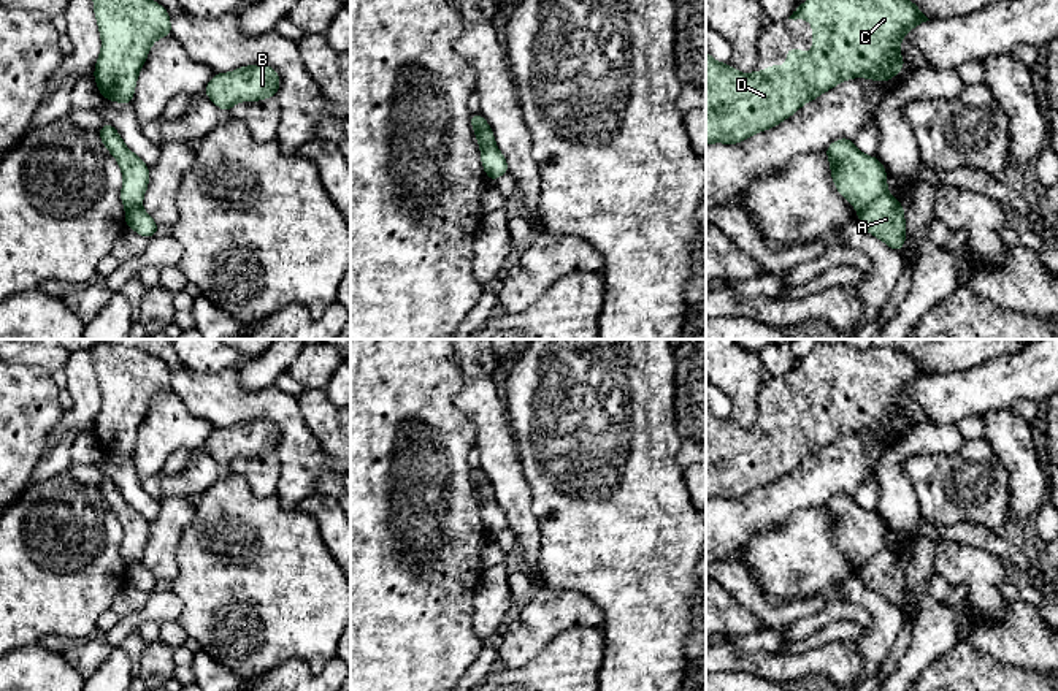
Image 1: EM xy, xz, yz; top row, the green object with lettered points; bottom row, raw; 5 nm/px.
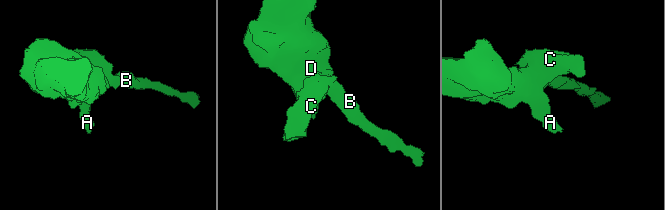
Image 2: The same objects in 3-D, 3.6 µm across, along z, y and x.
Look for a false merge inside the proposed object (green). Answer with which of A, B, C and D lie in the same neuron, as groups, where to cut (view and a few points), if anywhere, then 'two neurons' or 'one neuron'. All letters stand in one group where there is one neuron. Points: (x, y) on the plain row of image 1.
groups A / B C D; cut yz (887, 547), (858, 568); two neurons

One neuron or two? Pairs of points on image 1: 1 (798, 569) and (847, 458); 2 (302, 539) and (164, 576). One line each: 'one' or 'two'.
1: two
2: two

